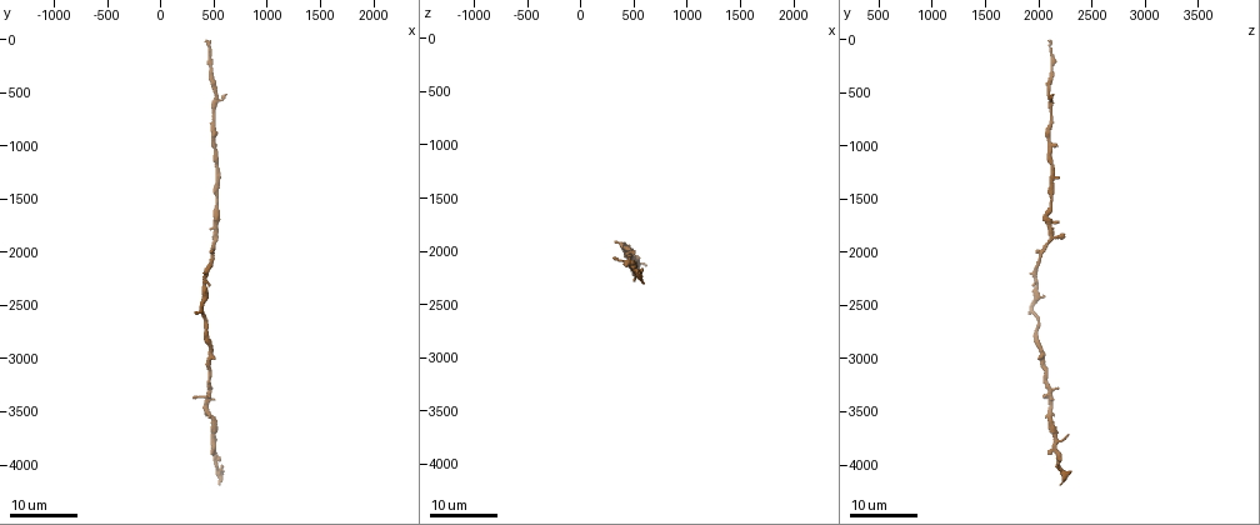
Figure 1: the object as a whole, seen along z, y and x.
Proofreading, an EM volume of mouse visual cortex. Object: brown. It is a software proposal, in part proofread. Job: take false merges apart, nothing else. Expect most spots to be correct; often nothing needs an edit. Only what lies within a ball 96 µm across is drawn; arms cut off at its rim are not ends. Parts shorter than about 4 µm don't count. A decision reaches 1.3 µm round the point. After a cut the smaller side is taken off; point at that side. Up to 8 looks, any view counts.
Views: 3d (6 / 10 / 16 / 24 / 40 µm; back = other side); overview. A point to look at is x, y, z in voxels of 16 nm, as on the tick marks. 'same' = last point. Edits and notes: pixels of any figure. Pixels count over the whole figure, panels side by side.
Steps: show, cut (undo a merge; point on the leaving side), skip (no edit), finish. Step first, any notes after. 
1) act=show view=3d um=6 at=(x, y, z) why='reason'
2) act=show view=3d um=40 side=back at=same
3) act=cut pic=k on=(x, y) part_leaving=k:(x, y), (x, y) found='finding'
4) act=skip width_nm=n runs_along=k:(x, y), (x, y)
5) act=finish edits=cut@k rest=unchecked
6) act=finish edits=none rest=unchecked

act=show view=3d um=16 at=(520, 1680, 2060) why='sudden change in width'

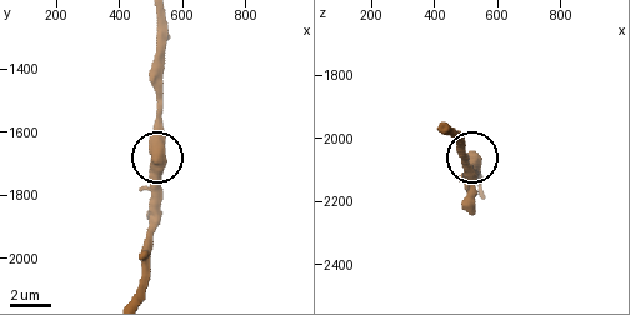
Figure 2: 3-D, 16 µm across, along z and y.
act=show view=3d um=10 at=same

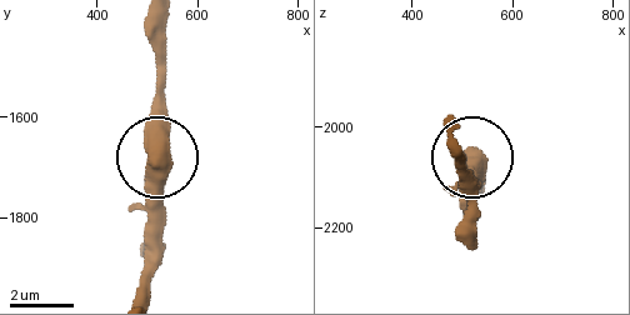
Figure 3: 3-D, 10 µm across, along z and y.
act=skip runs_along=3:(139, 294), (155, 149), (155, 55) found='continuous, no second neuron'

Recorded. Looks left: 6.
act=show view=3d um=16 at=(460, 3260, 2080) why='side arm on a straight run'

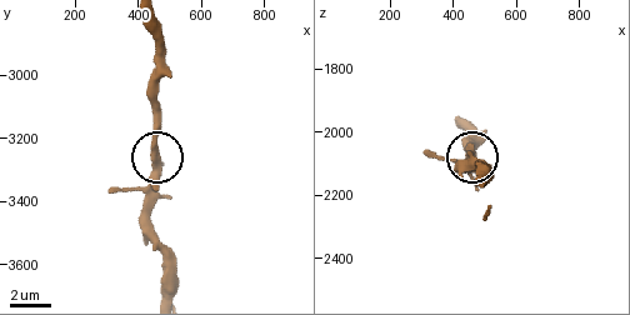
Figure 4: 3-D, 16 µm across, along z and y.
act=show view=3d um=6 at=same

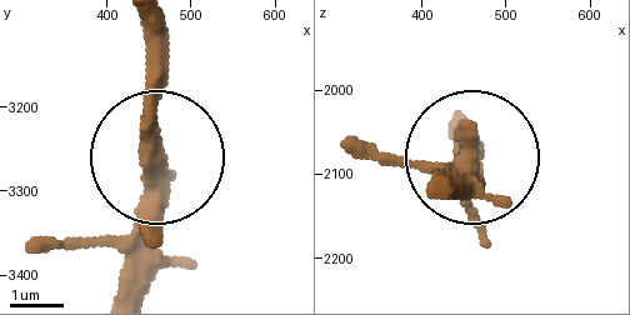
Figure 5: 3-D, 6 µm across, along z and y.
act=skip runs_along=5:(150, 26), (150, 290) found='all the same neuron'

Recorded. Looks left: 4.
act=show view=3d um=24 at=(420, 2140, 1980)

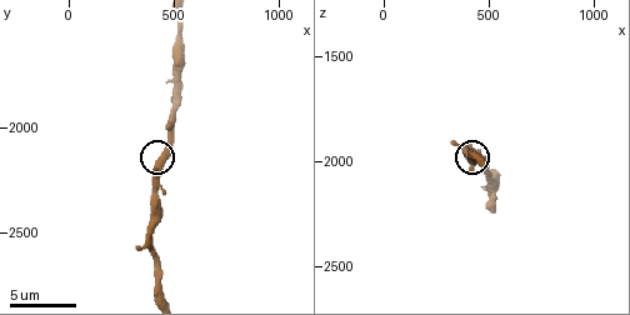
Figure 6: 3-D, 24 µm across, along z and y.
act=show view=3d um=6 at=same

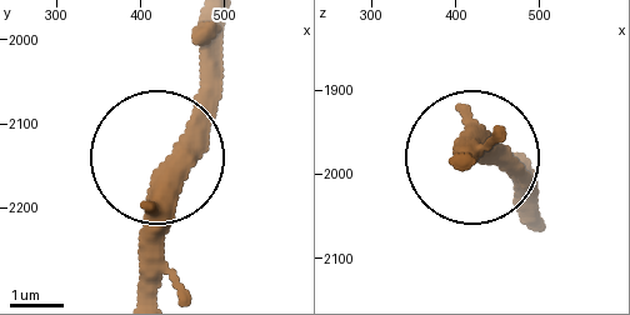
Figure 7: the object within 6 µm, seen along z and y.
act=skip found='all the same neuron'

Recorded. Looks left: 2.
act=show view=3d um=24 at=(500, 800, 2100) why='sudden change in width'

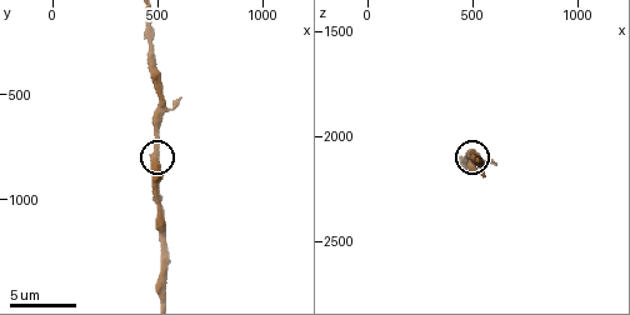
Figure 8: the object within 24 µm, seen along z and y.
act=show view=3d um=6 at=same

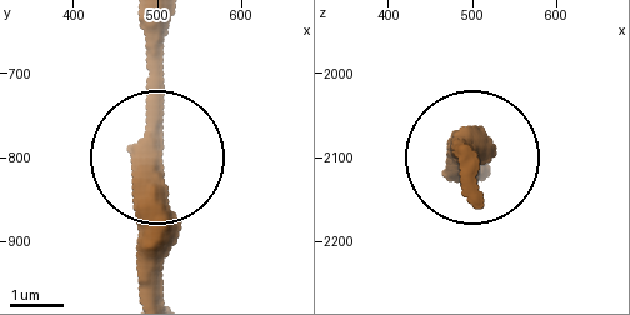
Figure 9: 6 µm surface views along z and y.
act=skip runs_along=9:(158, 291), (158, 23) found='continuous, no second neuron'

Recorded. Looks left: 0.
act=finish edits=none rest=unchecked

